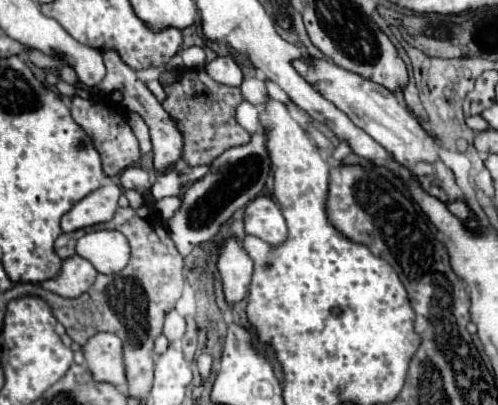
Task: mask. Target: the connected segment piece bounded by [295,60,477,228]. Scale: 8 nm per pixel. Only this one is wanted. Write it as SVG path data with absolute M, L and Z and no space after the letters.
M297 60L295 68L301 72L303 78L307 78L311 84L315 84L315 88L327 100L331 100L339 110L343 110L355 122L355 126L365 130L385 150L393 152L393 158L397 162L401 162L401 166L405 166L411 174L419 176L423 188L427 192L449 202L451 212L455 216L459 216L461 220L465 220L471 228L477 226L477 222L467 220L471 208L467 206L461 188L455 184L453 172L441 162L439 146L437 146L435 138L421 128L421 120L411 110L405 110L397 102L393 92L387 92L387 88L383 88L379 84L371 84L371 80L363 80L363 76L355 76L353 72L347 72L329 60L309 60L309 62Z

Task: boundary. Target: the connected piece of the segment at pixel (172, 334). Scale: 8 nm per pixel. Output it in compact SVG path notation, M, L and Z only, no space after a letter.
M171 310L165 316L165 326L163 326L163 334L169 340L179 340L185 334L185 318L179 316L175 310Z

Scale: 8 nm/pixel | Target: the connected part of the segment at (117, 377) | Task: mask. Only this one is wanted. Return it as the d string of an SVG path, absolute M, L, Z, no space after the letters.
M99 332L81 346L87 368L97 382L107 382L113 386L125 384L123 368L123 346L115 334Z

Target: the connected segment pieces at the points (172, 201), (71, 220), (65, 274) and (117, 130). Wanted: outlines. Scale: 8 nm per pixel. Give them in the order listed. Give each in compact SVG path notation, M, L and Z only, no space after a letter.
M173 196L173 198L163 198L155 204L155 210L157 214L163 218L163 220L169 220L173 214L175 214L175 208L179 208L179 198Z
M109 184L85 196L61 218L63 232L73 232L101 222L109 222L117 210L119 194L121 188L117 184Z
M73 254L61 262L59 274L41 283L41 286L63 298L77 298L91 288L95 276L97 270L93 268L93 264L79 254Z
M73 98L73 106L71 106L71 116L73 120L91 136L93 146L97 148L101 162L103 162L103 170L107 176L119 176L119 172L123 172L123 168L137 164L137 160L141 158L139 152L139 142L135 138L135 134L131 132L125 114L119 108L113 108L109 102L105 100L91 100L91 98Z

